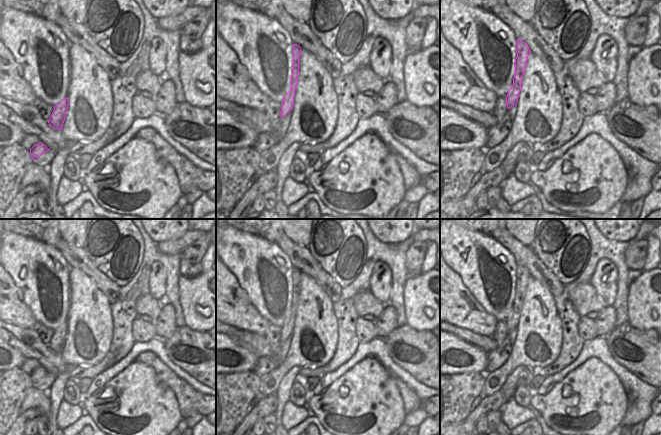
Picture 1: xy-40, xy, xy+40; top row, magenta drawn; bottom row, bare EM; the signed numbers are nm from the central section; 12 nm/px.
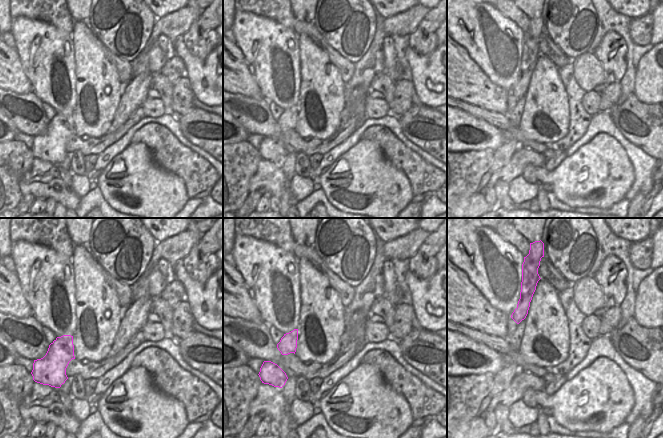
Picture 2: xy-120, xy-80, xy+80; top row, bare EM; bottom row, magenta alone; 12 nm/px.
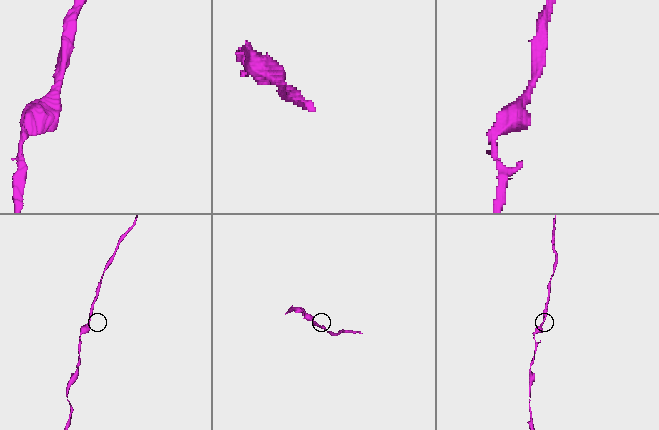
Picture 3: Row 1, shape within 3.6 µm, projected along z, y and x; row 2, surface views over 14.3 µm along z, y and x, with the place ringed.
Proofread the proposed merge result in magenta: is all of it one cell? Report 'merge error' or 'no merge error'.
no merge error

